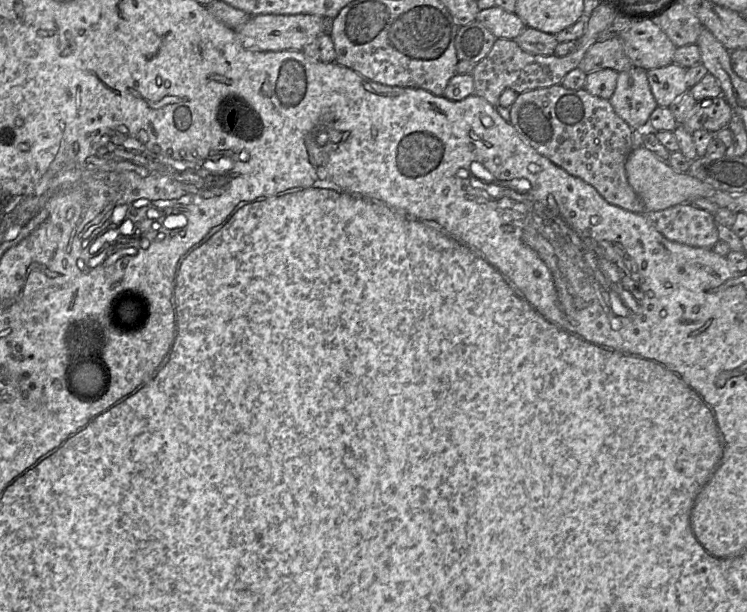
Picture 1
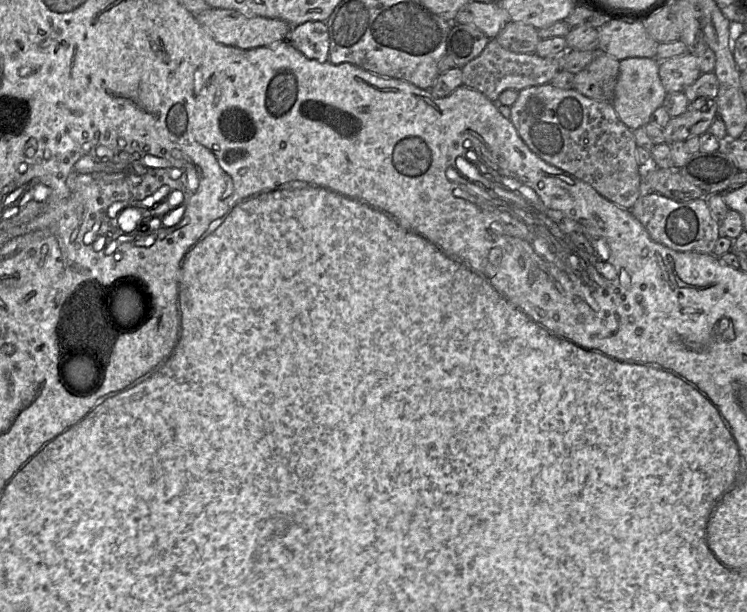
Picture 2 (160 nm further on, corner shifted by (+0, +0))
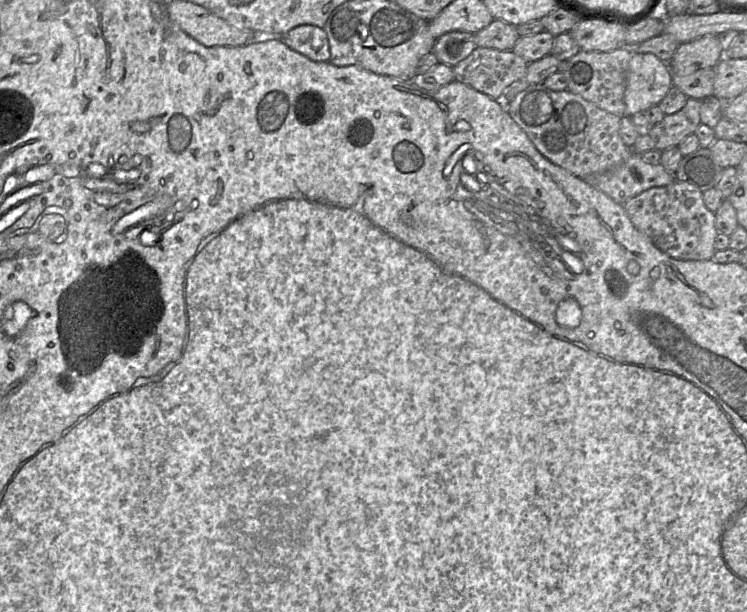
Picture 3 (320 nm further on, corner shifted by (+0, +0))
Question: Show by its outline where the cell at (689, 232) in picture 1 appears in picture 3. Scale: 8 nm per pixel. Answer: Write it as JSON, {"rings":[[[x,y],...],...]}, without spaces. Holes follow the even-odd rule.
{"rings":[[[674,181],[663,187],[653,187],[622,204],[633,225],[669,256],[683,260],[710,260],[714,256],[718,231],[715,214],[704,204],[702,192]]]}

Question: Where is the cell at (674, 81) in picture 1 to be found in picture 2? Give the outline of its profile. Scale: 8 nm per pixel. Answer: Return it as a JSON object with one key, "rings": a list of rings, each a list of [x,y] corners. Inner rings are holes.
{"rings":[[[690,52],[659,62],[659,77],[667,93],[683,92],[701,74],[698,58]]]}

